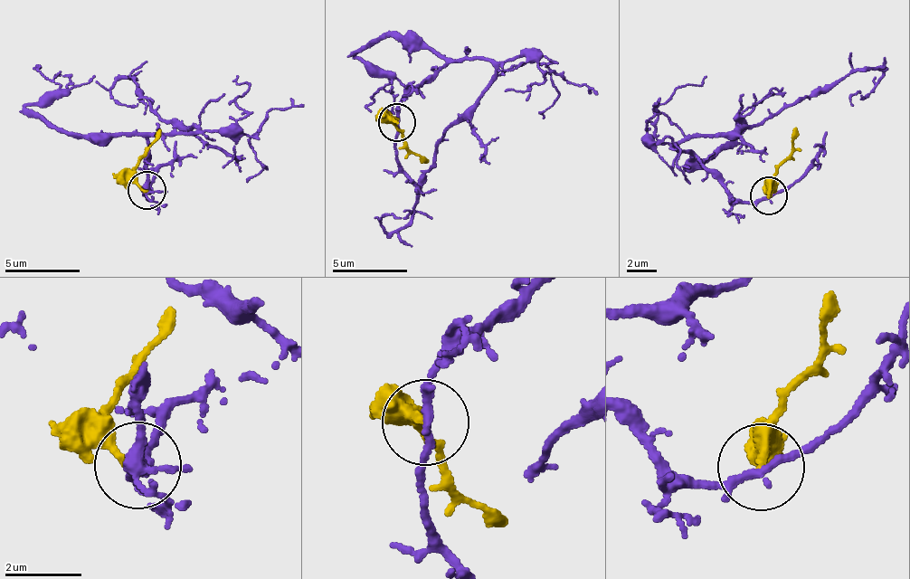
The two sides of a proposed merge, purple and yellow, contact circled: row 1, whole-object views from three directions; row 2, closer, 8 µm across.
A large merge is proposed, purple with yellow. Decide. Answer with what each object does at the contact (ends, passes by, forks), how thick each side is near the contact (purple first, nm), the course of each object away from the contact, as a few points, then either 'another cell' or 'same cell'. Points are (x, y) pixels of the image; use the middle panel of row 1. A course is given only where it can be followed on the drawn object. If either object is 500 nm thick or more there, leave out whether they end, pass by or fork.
purple passes by; yellow ends there; 190 nm thick on the purple side, 180 nm on the other; purple runs (396, 121), (401, 98), (450, 61), (494, 65), (392, 232), (383, 219), (402, 213); yellow runs (398, 121), (392, 123), (404, 147), (427, 161); another cell

